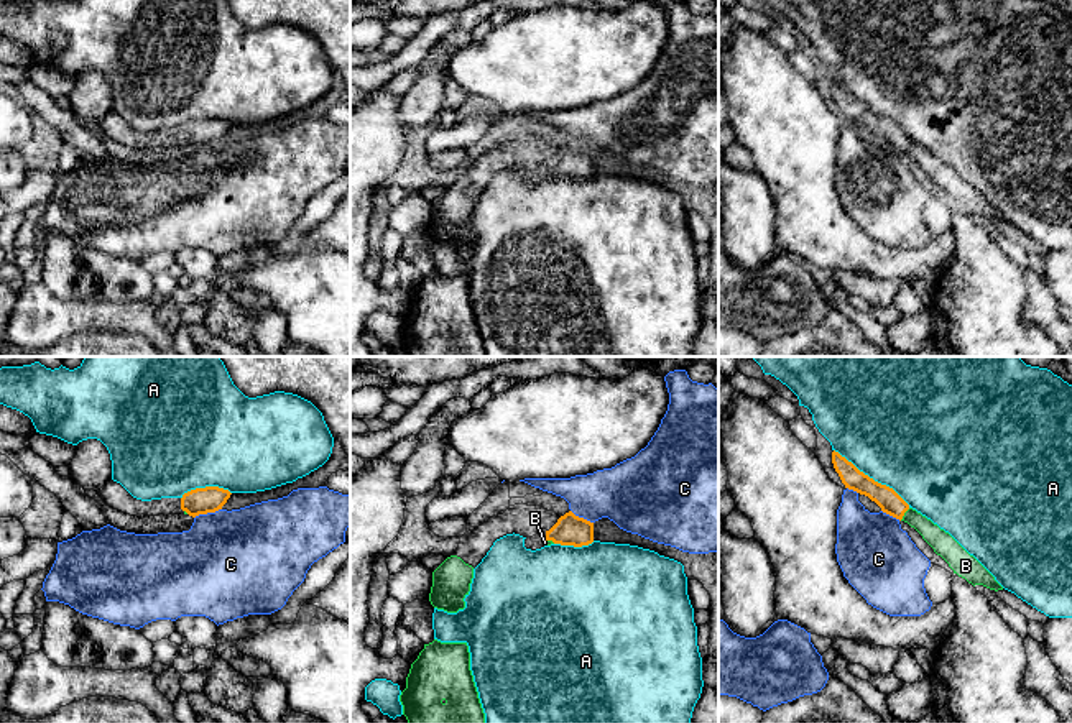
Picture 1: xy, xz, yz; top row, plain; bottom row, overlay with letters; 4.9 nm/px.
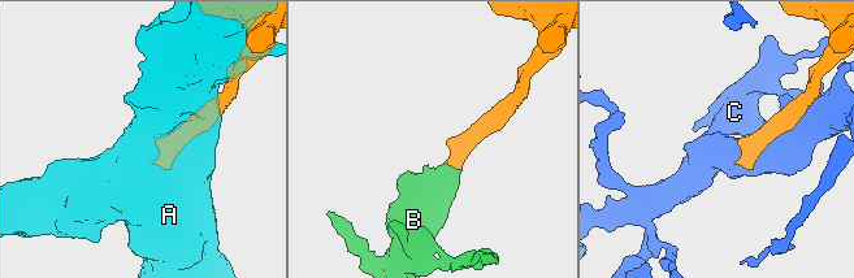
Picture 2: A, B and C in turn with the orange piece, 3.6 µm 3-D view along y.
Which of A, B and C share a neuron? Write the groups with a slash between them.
A / B / C

